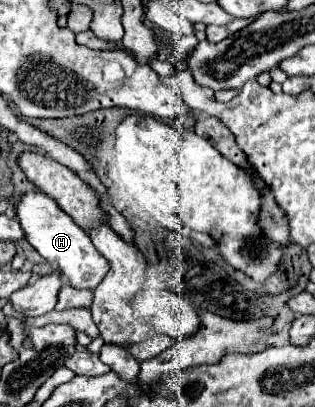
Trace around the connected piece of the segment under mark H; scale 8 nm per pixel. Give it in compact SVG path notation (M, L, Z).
M31 191L23 195L17 215L27 241L37 249L37 253L43 259L51 263L51 267L61 269L61 273L67 277L71 287L95 289L105 279L109 271L107 259L99 251L95 251L91 237L61 207L57 207L57 203L51 197L47 197L41 191Z

